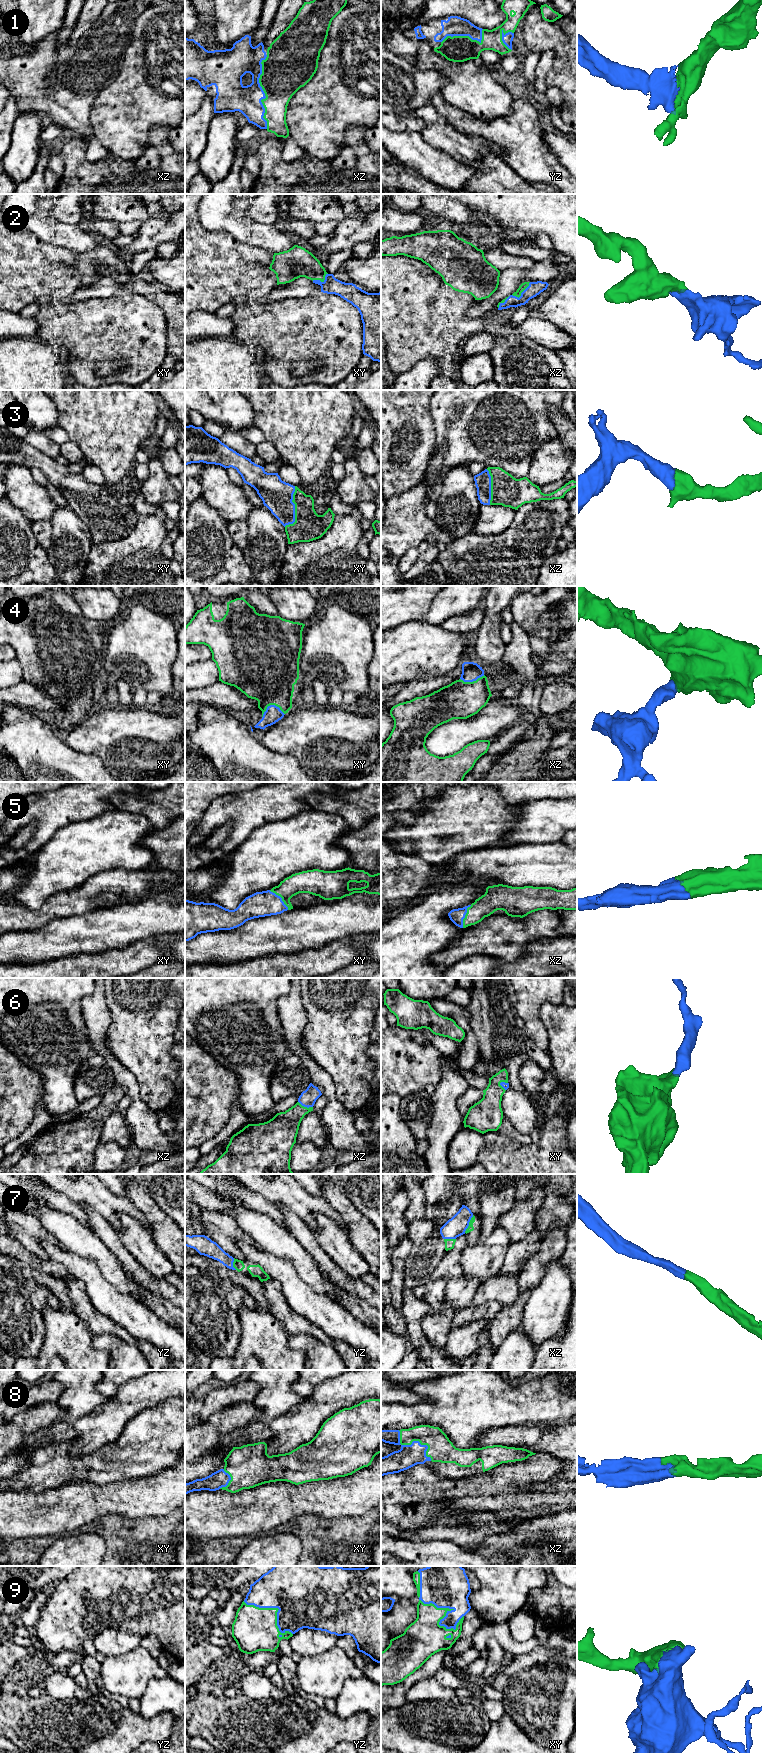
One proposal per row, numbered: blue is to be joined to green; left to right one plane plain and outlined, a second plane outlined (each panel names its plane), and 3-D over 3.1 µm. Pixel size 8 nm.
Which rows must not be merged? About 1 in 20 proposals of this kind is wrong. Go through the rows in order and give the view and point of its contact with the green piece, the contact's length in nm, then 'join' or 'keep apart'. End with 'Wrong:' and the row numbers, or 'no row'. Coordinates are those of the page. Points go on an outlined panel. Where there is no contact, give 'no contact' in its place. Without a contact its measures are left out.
1: contact xz (264, 92); length 600 nm; join
2: contact xz (521, 292); length 190 nm; join
3: contact xy (295, 509); length 340 nm; join
4: contact xy (271, 704); length 190 nm; join
5: contact xy (281, 897); length 220 nm; join
6: contact xz (305, 1107); length 130 nm; join
7: contact xz (469, 1224); length 160 nm; join
8: contact xz (415, 1440); length 360 nm; join
9: contact xy (444, 1616); length 380 nm; join
Wrong: no row

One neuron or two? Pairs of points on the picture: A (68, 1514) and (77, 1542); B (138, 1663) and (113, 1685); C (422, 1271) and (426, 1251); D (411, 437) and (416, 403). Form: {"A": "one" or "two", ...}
{"A": "two", "B": "one", "C": "one", "D": "one"}

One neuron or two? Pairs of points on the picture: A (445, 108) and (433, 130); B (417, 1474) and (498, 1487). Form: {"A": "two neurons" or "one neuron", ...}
{"A": "two neurons", "B": "one neuron"}

